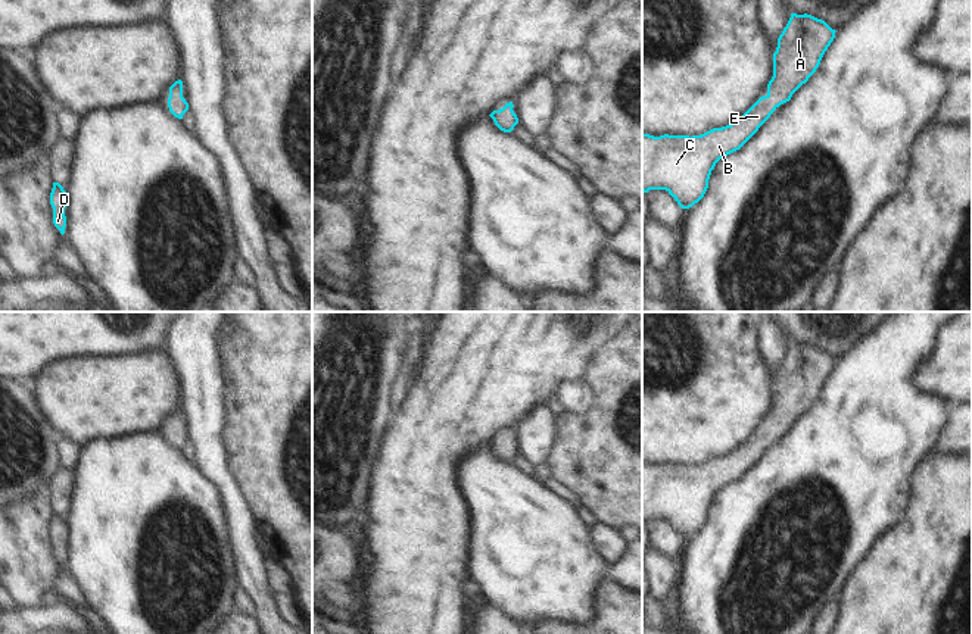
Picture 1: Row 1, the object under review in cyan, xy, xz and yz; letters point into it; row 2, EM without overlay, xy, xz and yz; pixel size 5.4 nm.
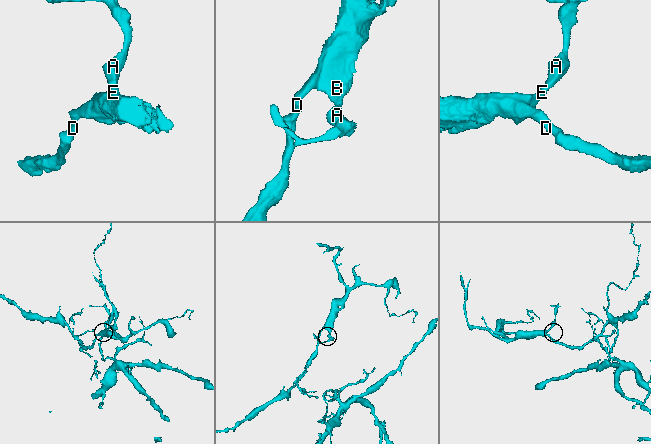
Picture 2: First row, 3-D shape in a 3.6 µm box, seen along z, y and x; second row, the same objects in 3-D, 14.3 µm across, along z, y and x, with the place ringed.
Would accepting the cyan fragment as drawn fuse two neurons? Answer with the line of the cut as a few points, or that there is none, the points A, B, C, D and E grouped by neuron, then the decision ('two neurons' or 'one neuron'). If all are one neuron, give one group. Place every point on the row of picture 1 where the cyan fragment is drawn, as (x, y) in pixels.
cut none; groups A B C D E; one neuron

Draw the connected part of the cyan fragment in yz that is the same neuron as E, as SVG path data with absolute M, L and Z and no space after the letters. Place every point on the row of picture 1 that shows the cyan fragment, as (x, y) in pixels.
M791 13L791 18L778 38L773 53L773 76L767 84L767 94L760 97L741 118L730 125L713 128L701 135L660 135L642 134L642 191L666 190L682 209L698 203L707 188L716 163L739 150L792 94L816 72L820 60L835 38L825 21L811 15Z

